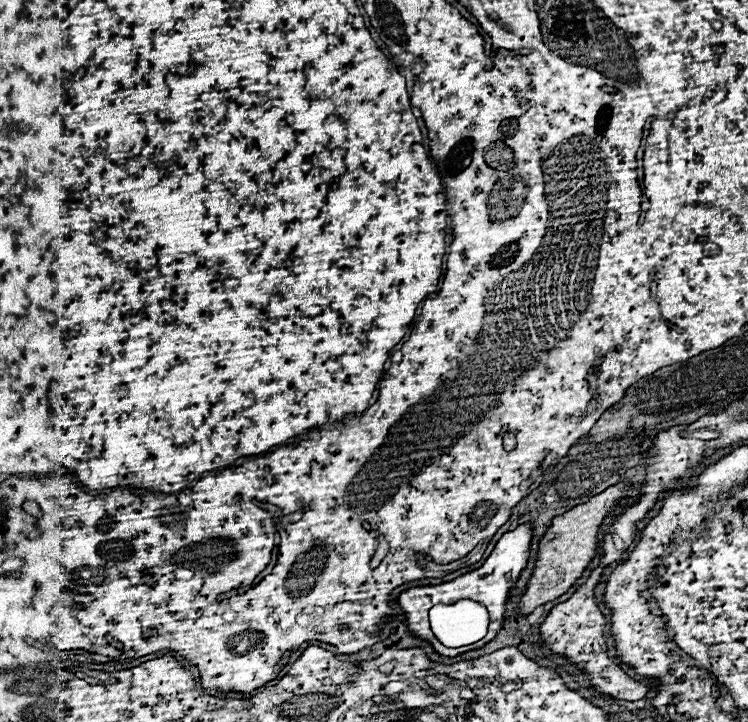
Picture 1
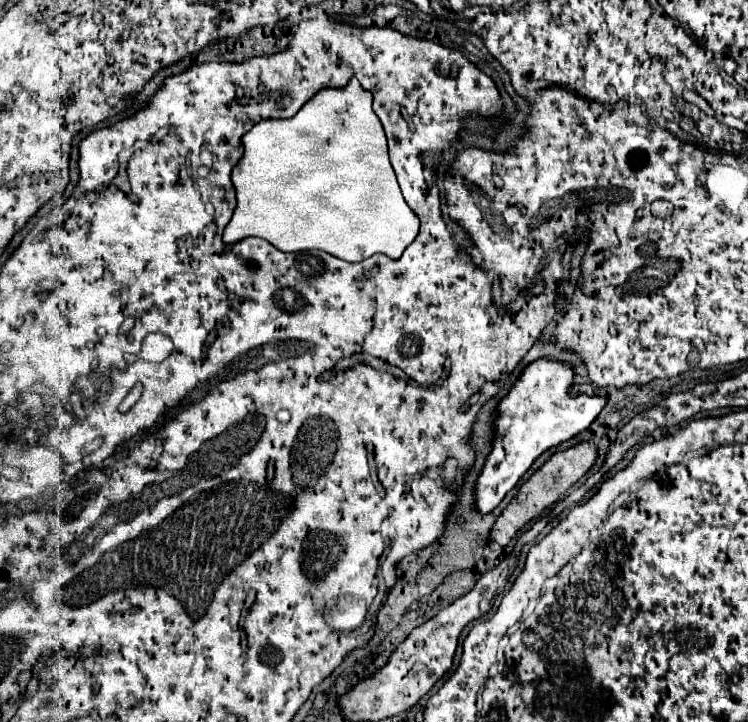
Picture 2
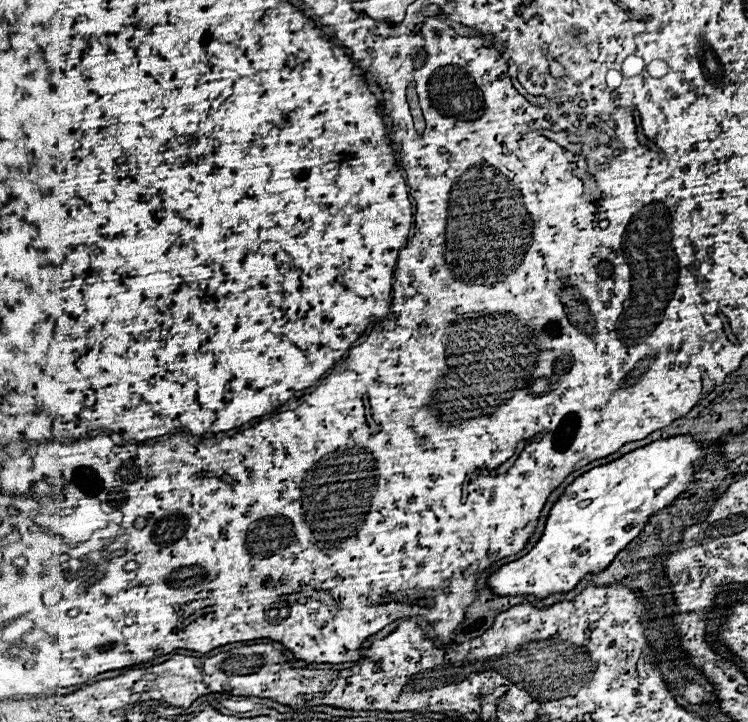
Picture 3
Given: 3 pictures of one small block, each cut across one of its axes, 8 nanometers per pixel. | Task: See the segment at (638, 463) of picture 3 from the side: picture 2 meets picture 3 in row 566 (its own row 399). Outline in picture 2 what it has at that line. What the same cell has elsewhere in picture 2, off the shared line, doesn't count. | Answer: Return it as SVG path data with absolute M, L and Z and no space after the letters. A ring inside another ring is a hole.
M536 360L524 368L510 392L498 402L492 450L484 460L480 476L476 478L474 510L478 514L492 512L542 452L574 438L596 420L606 404L606 398L586 394L572 398L570 388L572 368L568 364L554 360Z

